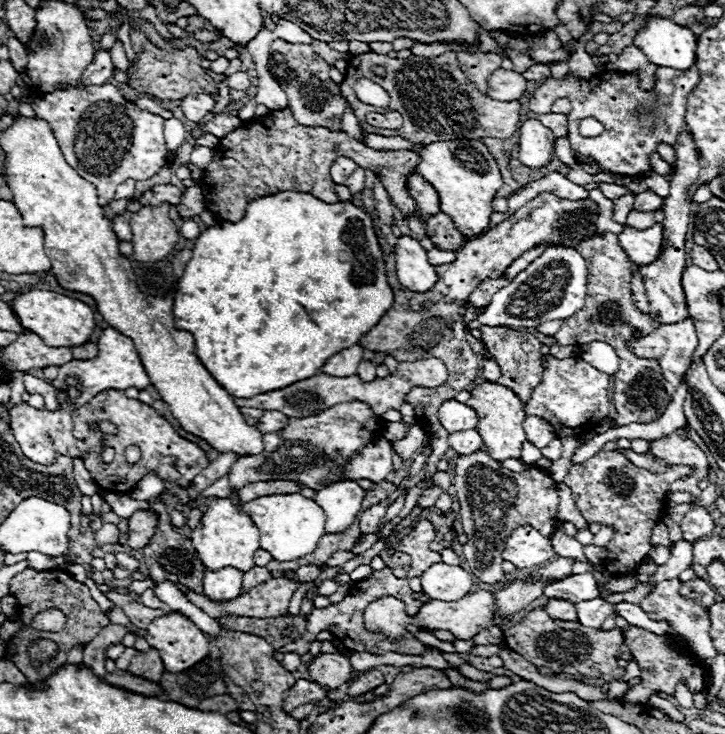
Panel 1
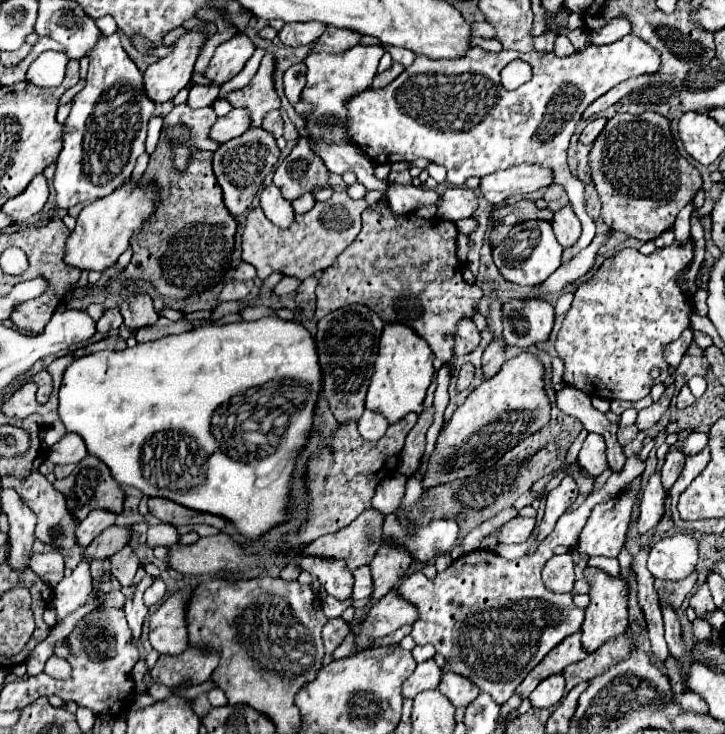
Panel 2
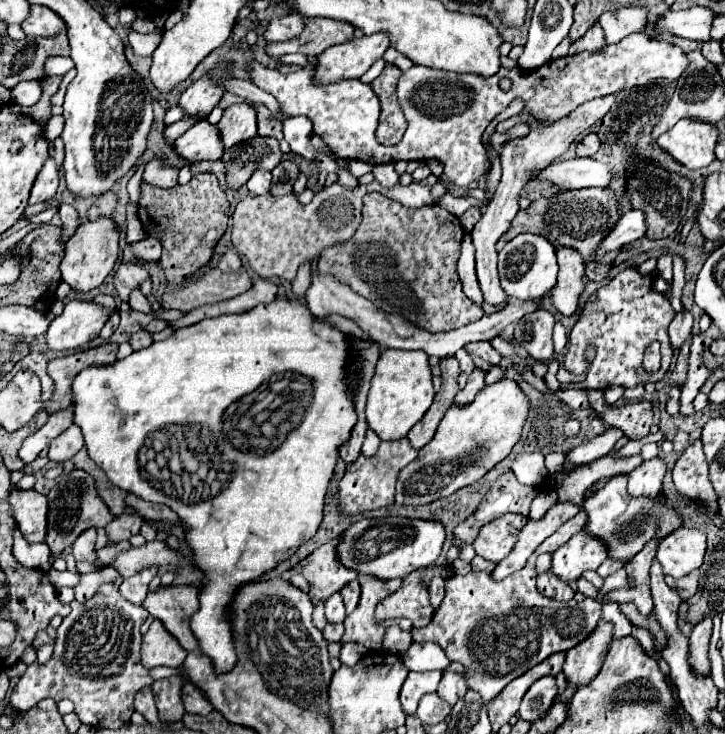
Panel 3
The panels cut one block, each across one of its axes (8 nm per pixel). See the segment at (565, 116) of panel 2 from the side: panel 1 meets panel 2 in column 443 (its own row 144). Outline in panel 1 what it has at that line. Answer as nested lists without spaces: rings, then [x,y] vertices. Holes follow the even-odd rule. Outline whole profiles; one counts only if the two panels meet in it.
[[[112,84],[56,90],[40,96],[32,108],[52,128],[66,162],[96,186],[100,206],[106,206],[114,198],[116,186],[128,178],[148,180],[162,166],[172,164],[172,158],[166,156],[164,118],[140,110]]]

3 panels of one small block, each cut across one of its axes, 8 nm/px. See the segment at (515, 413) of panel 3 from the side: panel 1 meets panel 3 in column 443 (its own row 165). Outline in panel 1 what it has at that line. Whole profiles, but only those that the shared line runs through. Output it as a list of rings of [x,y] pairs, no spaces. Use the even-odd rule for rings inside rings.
[[[466,138],[454,142],[432,142],[420,150],[422,162],[418,164],[418,174],[426,178],[440,196],[440,212],[454,218],[460,232],[466,236],[478,236],[490,226],[492,200],[502,188],[504,180],[496,160],[482,142],[468,142]]]

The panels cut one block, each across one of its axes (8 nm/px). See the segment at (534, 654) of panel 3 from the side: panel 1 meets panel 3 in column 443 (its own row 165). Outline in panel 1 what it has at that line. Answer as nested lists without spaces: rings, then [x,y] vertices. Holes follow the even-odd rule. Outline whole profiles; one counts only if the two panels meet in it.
[[[660,66],[656,90],[652,92],[642,92],[638,86],[638,76],[628,72],[604,72],[592,76],[590,80],[568,74],[562,82],[546,78],[542,84],[536,84],[528,96],[528,108],[534,112],[548,112],[556,98],[570,98],[572,112],[568,114],[568,140],[572,150],[580,156],[596,158],[600,166],[610,172],[636,176],[638,172],[650,170],[648,154],[656,150],[656,142],[674,144],[676,136],[686,128],[686,100],[698,82],[700,76],[696,66],[686,72]],[[588,116],[594,116],[604,124],[604,132],[596,138],[584,138],[578,132],[578,122]]]

